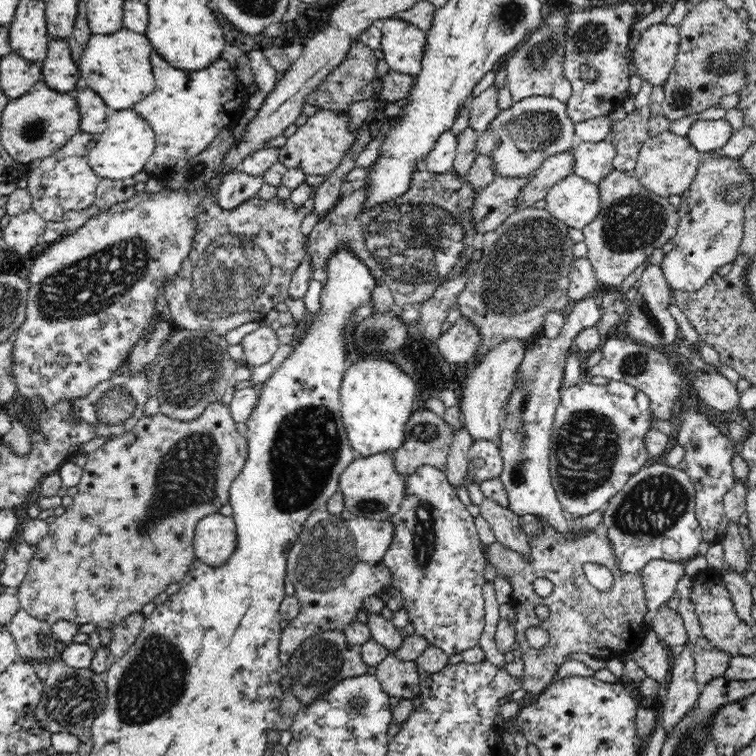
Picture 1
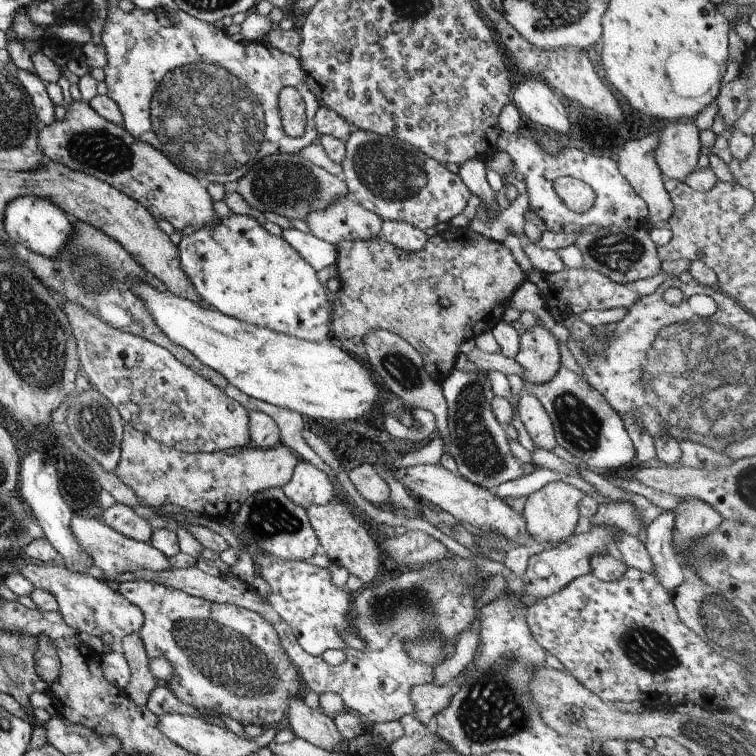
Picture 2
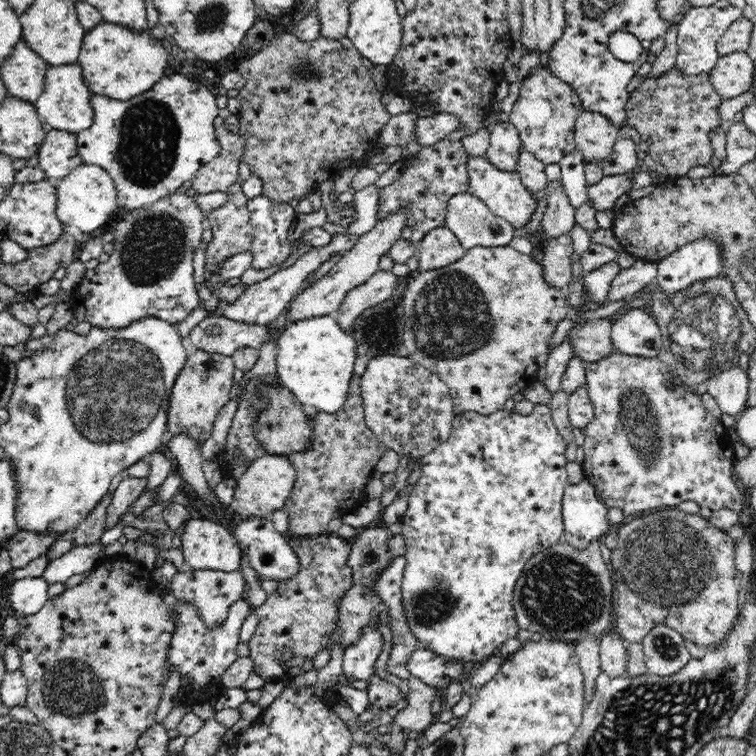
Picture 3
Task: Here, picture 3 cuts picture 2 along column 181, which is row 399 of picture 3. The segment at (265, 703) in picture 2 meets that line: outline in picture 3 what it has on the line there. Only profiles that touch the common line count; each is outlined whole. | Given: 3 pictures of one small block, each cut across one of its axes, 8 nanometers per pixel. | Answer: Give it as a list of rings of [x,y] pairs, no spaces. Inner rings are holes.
[[[615,352],[607,358],[600,359],[596,362],[588,363],[586,370],[586,387],[592,399],[594,416],[588,422],[584,430],[585,443],[583,450],[585,458],[581,464],[584,469],[584,476],[588,481],[594,483],[598,498],[606,503],[608,508],[621,508],[625,516],[635,518],[642,516],[656,509],[674,508],[686,500],[692,500],[700,506],[700,508],[708,508],[712,512],[716,510],[733,510],[739,513],[744,508],[744,495],[742,495],[742,486],[736,483],[734,466],[738,461],[735,457],[734,442],[727,429],[719,417],[715,417],[704,407],[703,398],[696,394],[689,387],[681,384],[668,367],[658,357],[644,358],[641,356],[630,356]]]

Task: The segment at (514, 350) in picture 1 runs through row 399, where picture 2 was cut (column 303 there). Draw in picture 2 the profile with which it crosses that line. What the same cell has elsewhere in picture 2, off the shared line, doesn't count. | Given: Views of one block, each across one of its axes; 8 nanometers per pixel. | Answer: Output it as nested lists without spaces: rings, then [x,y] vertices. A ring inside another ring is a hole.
[[[299,460],[291,478],[281,487],[283,494],[297,506],[324,505],[333,500],[333,486],[314,464]]]

